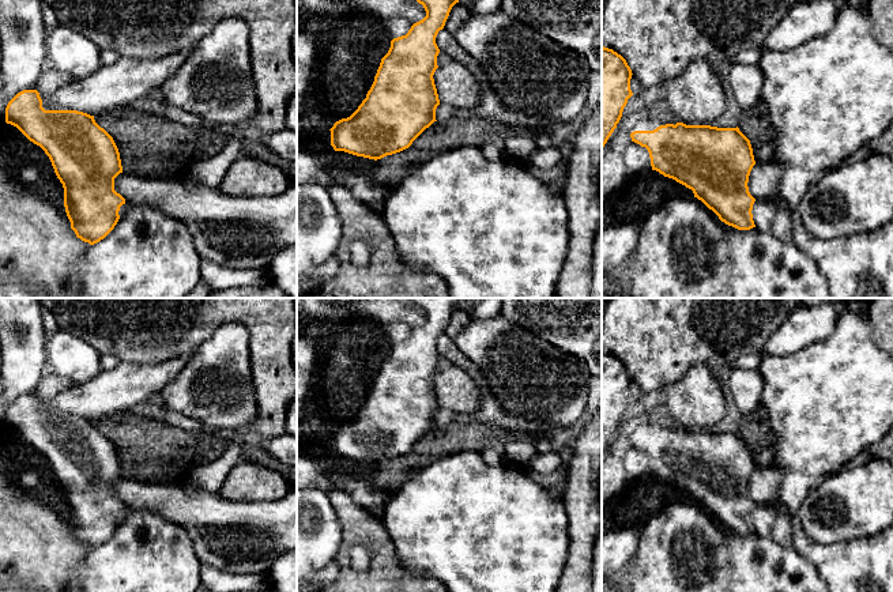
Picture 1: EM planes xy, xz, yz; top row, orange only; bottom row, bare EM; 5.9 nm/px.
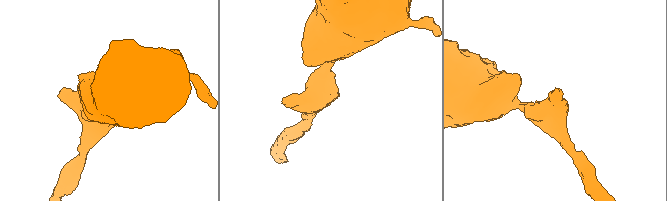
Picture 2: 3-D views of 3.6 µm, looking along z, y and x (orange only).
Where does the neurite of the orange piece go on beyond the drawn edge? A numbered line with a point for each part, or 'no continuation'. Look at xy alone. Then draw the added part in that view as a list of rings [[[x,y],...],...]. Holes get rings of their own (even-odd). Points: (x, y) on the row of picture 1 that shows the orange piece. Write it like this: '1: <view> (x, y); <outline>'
no continuation

